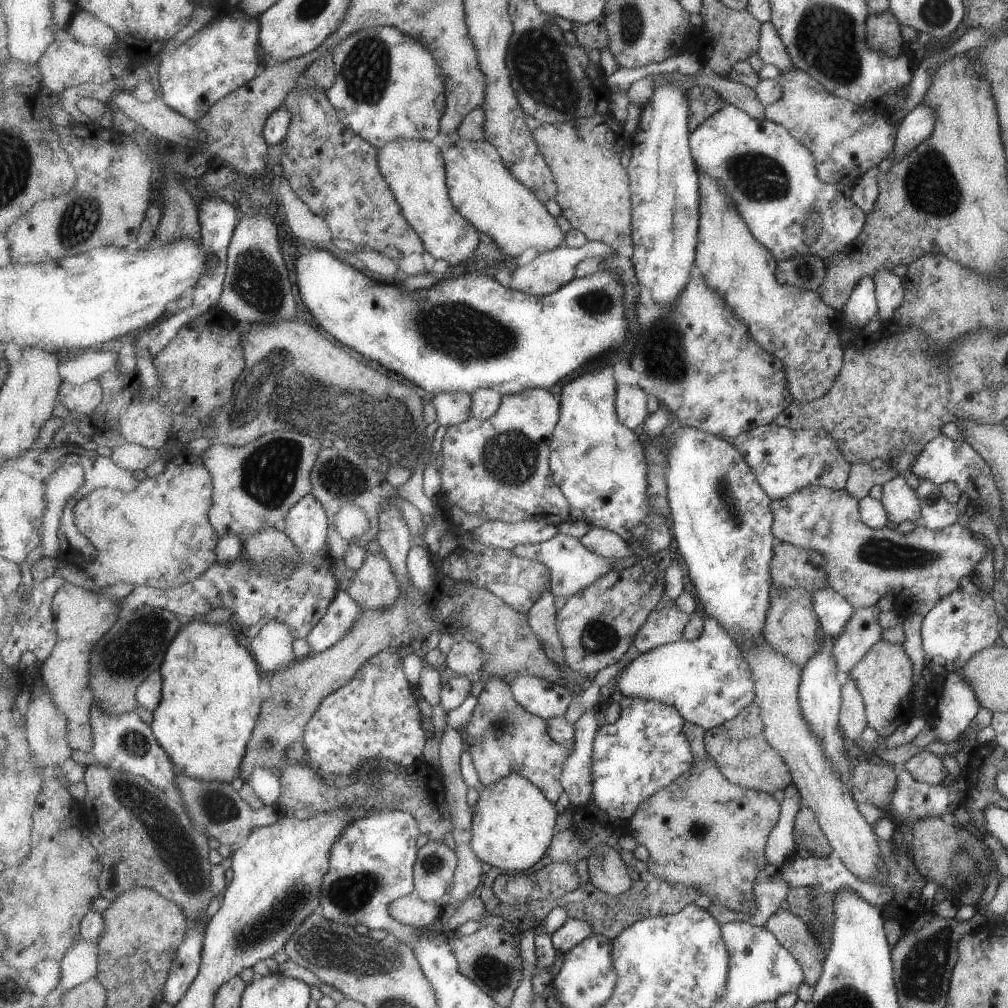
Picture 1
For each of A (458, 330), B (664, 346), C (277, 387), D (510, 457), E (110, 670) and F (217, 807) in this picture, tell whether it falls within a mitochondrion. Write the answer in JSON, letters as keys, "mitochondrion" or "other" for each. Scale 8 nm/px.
{"A":"mitochondrion","B":"mitochondrion","C":"mitochondrion","D":"mitochondrion","E":"mitochondrion","F":"mitochondrion"}

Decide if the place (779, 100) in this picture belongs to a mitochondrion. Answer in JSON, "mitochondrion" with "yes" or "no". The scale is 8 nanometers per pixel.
{"mitochondrion":"no"}

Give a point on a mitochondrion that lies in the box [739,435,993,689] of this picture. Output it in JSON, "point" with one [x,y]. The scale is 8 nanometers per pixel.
{"point":[882,553]}

